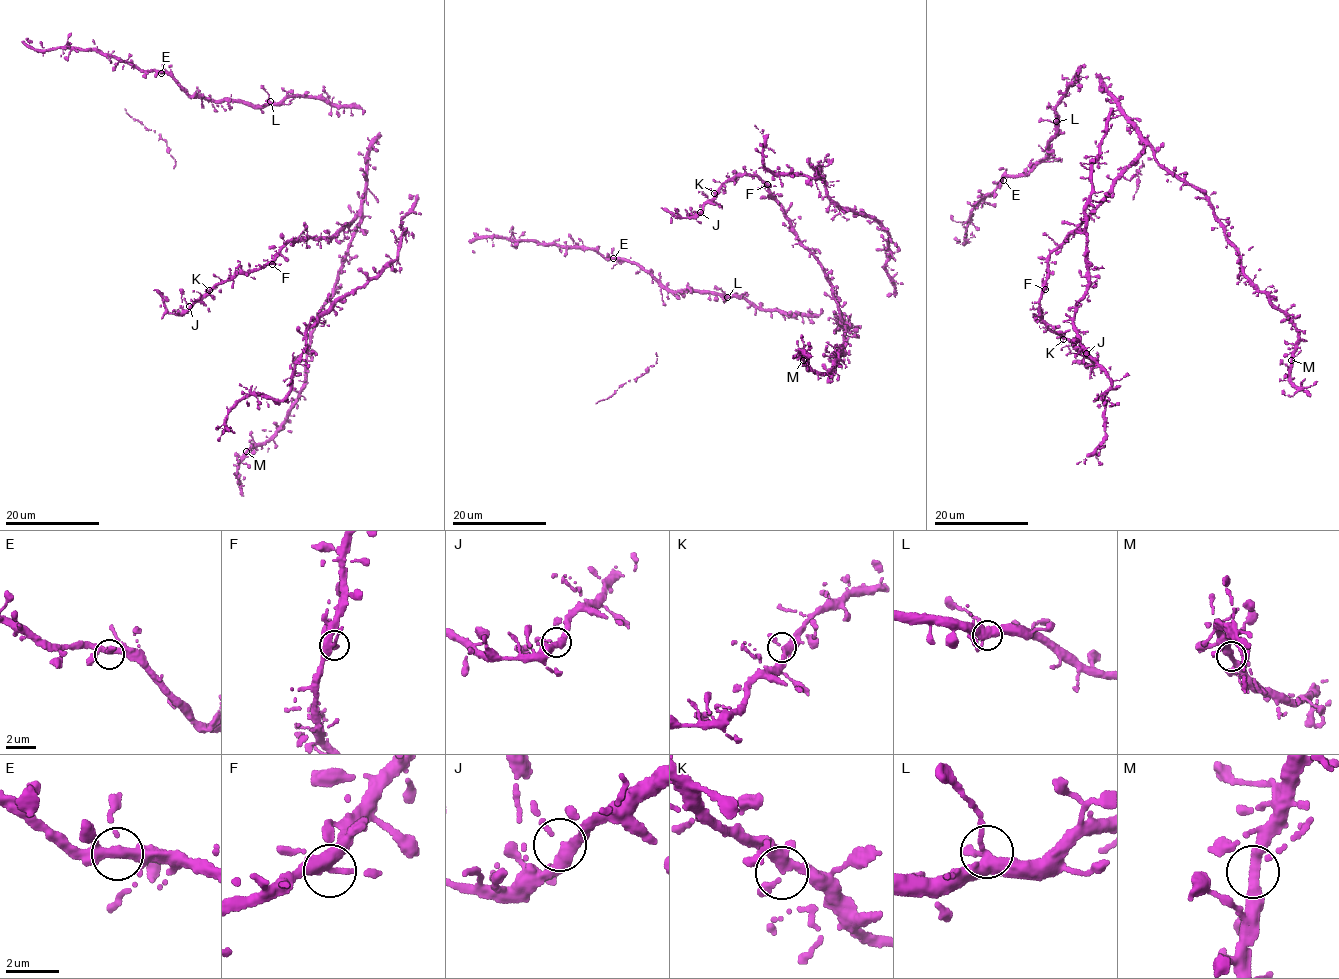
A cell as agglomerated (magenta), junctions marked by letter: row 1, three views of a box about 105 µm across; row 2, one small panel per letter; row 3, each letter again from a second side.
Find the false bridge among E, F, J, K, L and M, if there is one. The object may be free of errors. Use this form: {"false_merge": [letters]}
{"false_merge": []}

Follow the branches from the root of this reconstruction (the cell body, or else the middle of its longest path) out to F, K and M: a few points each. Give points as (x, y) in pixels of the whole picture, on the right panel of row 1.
F: (1130, 118), (1143, 150), (1089, 217), (1049, 254), (1045, 289)
K: (1130, 118), (1143, 150), (1089, 217), (1049, 254), (1039, 317), (1063, 339)
M: (1130, 118), (1160, 165), (1206, 197), (1238, 253), (1243, 273), (1273, 305), (1287, 311), (1298, 337), (1291, 360)

